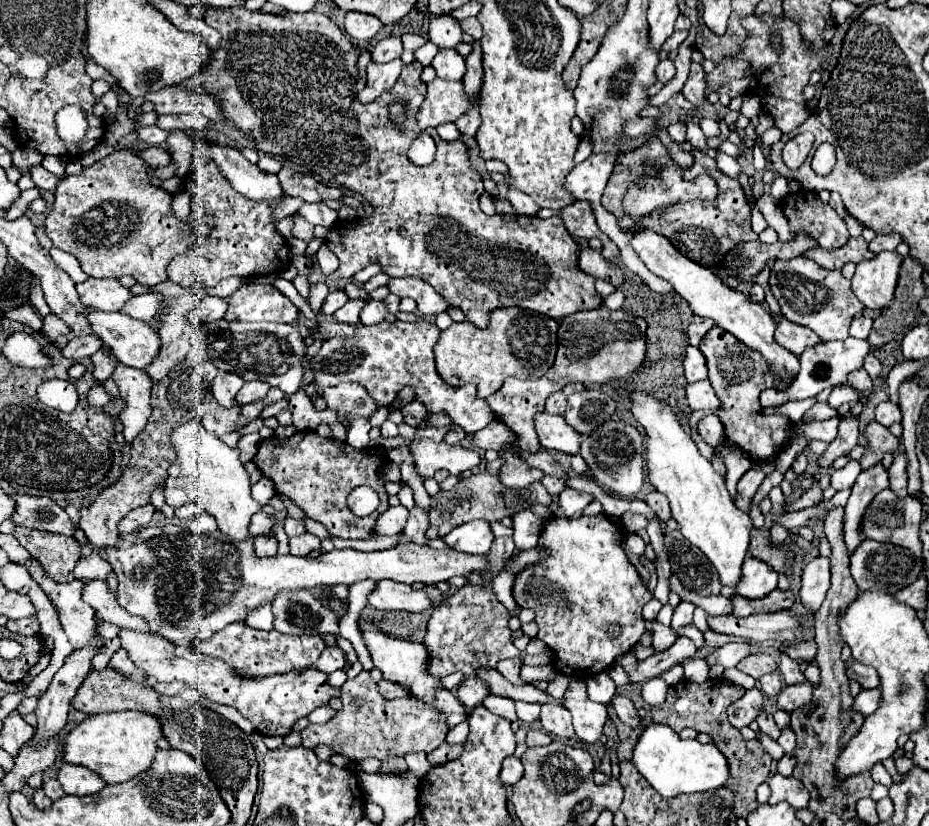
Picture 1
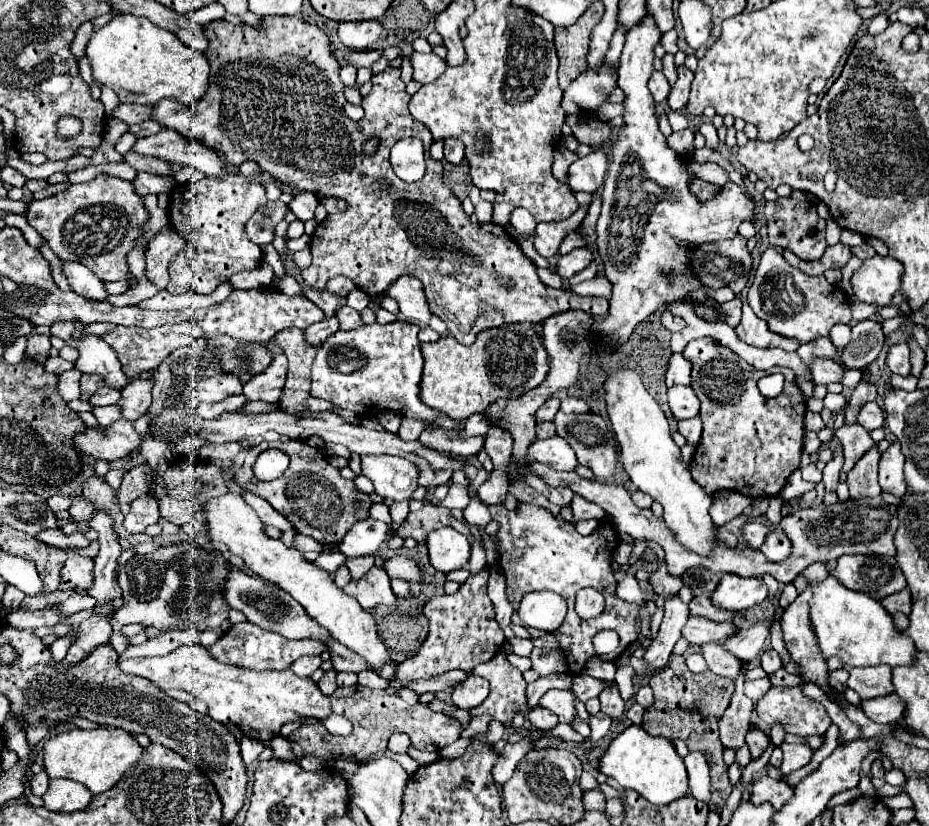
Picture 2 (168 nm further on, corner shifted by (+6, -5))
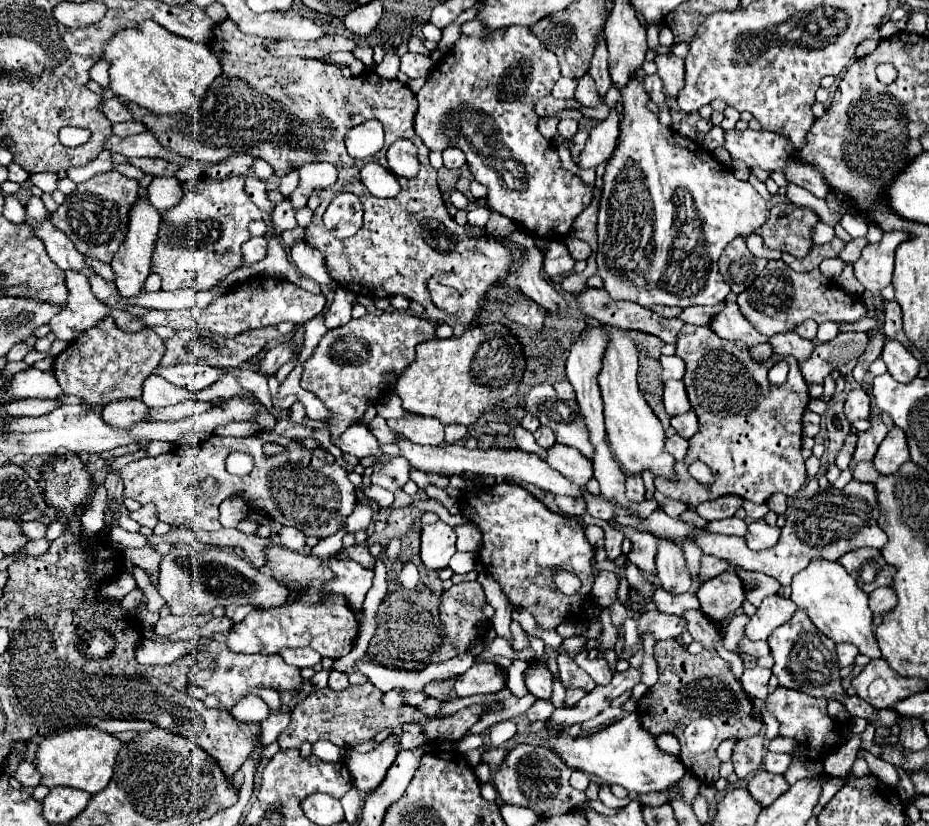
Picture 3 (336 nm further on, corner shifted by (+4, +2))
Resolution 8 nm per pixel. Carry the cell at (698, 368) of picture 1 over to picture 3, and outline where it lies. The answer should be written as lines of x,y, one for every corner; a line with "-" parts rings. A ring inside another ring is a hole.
671,355
671,357
661,357
661,367
663,367
663,381
669,381
669,379
681,379
685,375
685,363
683,359
679,359
677,355

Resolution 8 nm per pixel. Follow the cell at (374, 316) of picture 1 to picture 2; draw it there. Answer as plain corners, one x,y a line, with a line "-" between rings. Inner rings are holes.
345,304
339,306
339,310
337,310
335,316
337,316
337,320
339,320
339,330
351,330
351,328
363,326
359,312
353,310
353,308
349,308
349,306
345,306

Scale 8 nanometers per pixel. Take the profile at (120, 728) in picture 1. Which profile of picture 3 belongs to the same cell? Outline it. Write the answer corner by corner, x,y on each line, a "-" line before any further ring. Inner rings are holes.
77,727
65,731
61,735
49,735
43,739
37,751
37,769
41,773
41,785
55,787
55,785
69,785
91,795
99,793
111,779
115,759
125,743
115,735
99,731
97,727

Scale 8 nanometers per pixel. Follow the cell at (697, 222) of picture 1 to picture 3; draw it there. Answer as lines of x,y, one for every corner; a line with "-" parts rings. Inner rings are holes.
745,237
733,239
723,255
719,257
719,273
723,275
725,283
731,285
731,291
739,295
745,291
753,279
765,269
767,259
757,259
745,245

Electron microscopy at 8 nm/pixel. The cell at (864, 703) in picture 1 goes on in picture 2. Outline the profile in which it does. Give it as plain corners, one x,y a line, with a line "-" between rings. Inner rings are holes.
889,694
885,698
865,700
861,702
867,718
879,724
895,724
903,718
903,700
897,694

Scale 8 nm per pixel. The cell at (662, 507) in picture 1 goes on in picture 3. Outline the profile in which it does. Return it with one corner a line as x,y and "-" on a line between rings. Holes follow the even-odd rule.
627,477
627,499
631,503
641,503
645,501
645,487
643,487
643,479
641,477

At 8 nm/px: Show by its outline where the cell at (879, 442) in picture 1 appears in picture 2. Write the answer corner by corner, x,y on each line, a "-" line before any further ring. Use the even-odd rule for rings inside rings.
845,424
843,428
839,428
835,432
835,436
843,442
843,450
845,450
845,462
843,462
843,472
847,474
855,462
875,444
871,440
871,436
867,434
867,430
863,426
857,424

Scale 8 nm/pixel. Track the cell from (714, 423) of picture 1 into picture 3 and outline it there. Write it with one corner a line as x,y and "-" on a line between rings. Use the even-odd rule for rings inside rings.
687,411
683,415
677,415
677,417
671,417
671,425
675,427
675,431
685,437
685,439
691,439
695,433
697,433
697,427
699,427
699,421
697,421
697,415
695,411

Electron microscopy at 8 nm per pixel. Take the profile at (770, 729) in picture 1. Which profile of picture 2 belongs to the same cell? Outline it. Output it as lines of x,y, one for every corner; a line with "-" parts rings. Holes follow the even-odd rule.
751,730
747,734
747,746
751,750
751,758
753,760
757,760
763,754
763,750
767,748
767,744
769,744
769,736
763,734
761,730

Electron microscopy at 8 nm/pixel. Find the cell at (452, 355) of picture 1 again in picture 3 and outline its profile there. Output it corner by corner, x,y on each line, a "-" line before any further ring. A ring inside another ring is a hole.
487,323
487,325
473,325
459,337
449,339
433,339
417,345
417,359
405,369
405,375
397,381
395,393
403,401
403,409
417,415
429,415
439,419
441,423
461,423
473,425
481,413
489,411
493,405
505,401
507,397
515,395
519,383
525,375
527,357
523,353
521,341
509,331
507,325
501,323

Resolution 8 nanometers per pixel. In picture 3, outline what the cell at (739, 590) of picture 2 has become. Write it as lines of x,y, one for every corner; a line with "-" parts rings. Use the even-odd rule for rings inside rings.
725,571
705,581
697,591
697,599
701,611
709,619
721,621
725,615
737,611
745,601
745,585
735,571

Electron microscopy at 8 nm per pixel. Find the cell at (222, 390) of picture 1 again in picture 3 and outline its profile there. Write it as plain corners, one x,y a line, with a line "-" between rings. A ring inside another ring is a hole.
181,363
181,365
173,365
173,367
159,367
157,373
161,377
165,377
169,383
195,393
195,391
211,387
227,371
219,369
219,367
211,367
211,365

